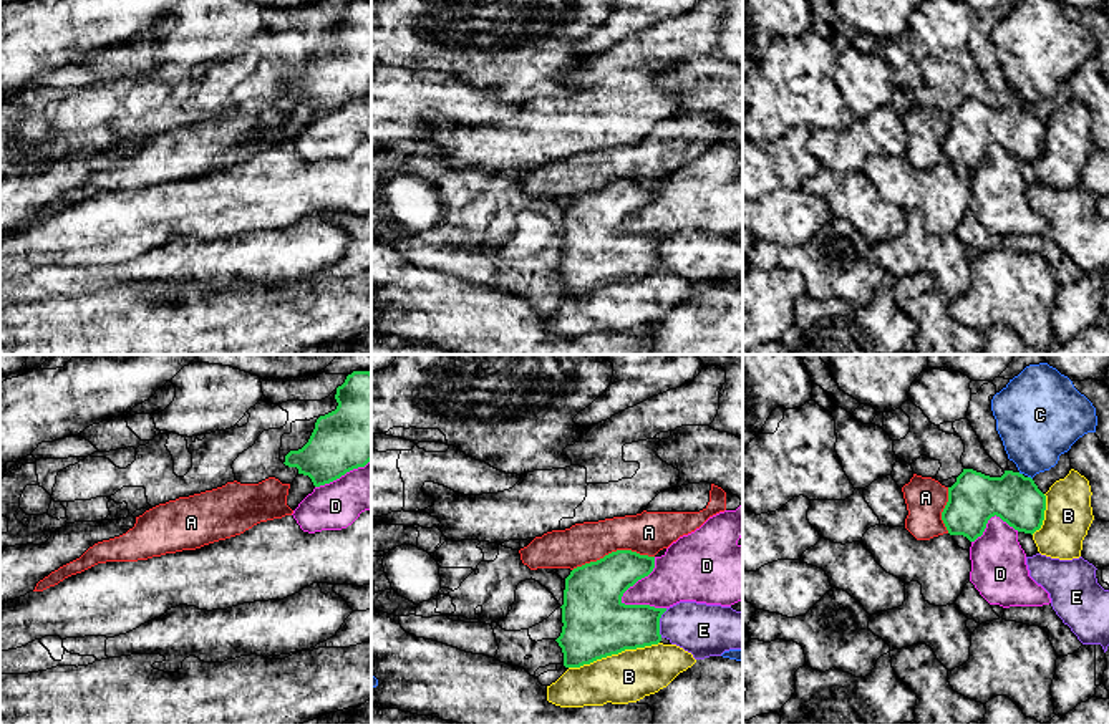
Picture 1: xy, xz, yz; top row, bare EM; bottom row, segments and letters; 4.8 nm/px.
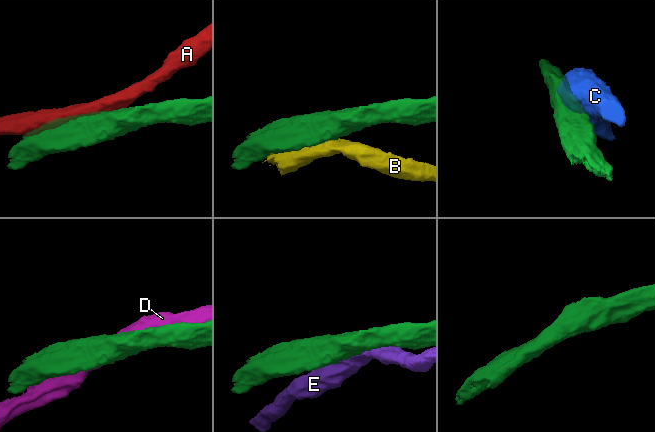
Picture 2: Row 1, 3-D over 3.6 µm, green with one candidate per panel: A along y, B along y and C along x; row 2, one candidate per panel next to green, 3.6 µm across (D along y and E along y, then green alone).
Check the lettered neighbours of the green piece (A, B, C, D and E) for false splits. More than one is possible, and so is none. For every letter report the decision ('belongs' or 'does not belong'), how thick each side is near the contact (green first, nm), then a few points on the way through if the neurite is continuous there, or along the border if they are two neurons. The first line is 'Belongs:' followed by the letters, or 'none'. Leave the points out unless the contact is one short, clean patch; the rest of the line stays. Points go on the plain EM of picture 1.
Belongs: none
A: does not belong | 280/200 nm
B: does not belong | 320/240 nm
C: does not belong | 240/360 nm
D: does not belong | 280/280 nm
E: does not belong | 280/260 nm

